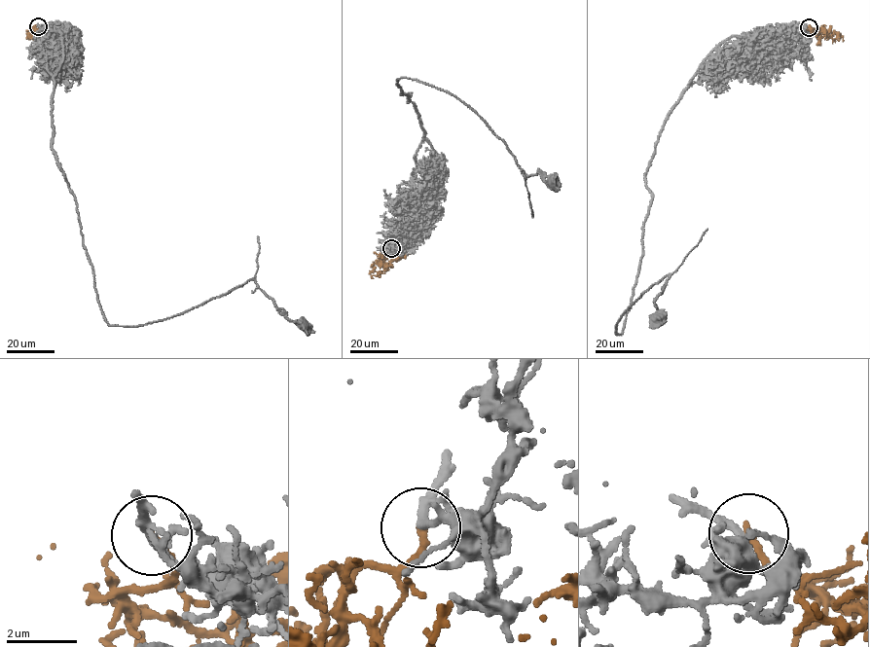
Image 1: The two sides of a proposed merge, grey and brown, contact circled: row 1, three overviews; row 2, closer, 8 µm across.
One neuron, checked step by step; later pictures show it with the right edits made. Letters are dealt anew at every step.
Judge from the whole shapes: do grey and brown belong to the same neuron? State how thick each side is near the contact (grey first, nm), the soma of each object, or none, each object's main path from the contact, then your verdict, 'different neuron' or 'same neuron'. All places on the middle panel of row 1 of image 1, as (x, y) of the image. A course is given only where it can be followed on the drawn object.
180 nm thick on the grey side, 200 nm on the other; cell body of grey at (553, 182); no cell body on brown; grey runs (392, 248), (432, 183), (437, 157), (397, 79), (455, 95), (504, 143), (525, 177), (538, 169), (553, 182); brown runs (392, 248), (373, 264), (380, 274), (380, 270); same neuron

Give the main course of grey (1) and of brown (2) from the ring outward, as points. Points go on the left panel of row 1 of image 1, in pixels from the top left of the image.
1: (38, 26), (60, 34), (52, 150), (75, 197), (104, 320), (169, 318), (253, 279), (303, 325)
2: (38, 26), (37, 33), (33, 32), (28, 37), (38, 35), (42, 44)

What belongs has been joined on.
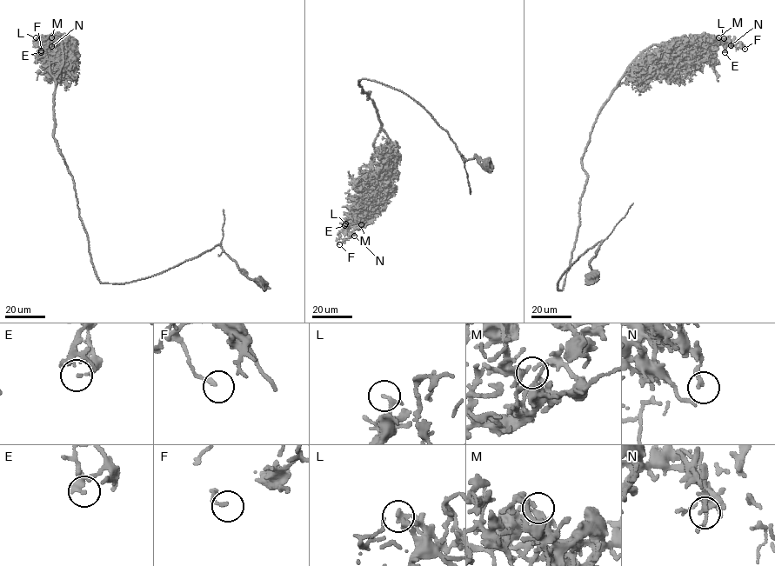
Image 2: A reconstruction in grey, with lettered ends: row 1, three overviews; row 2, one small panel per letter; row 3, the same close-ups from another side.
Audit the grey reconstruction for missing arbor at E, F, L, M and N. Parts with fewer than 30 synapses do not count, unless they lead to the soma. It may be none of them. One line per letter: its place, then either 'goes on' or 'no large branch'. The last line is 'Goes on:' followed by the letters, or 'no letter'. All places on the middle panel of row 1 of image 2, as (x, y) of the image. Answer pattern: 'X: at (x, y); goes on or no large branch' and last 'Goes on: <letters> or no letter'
E: at (344, 225); no large branch
F: at (339, 244); no large branch
L: at (345, 223); no large branch
M: at (361, 224); no large branch
N: at (354, 236); no large branch
Goes on: no letter

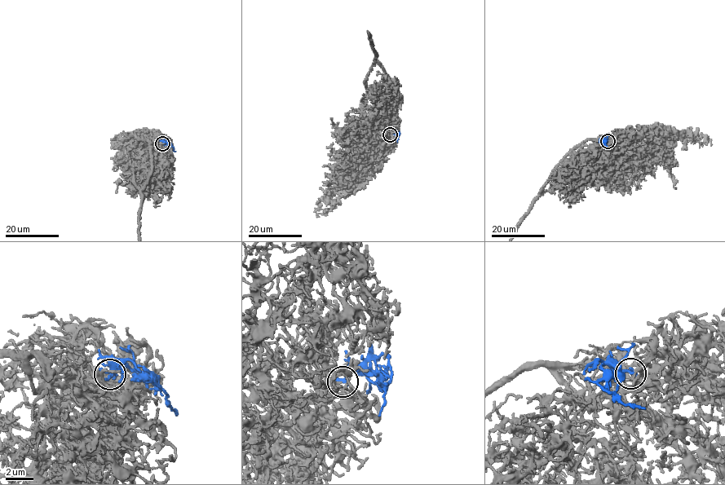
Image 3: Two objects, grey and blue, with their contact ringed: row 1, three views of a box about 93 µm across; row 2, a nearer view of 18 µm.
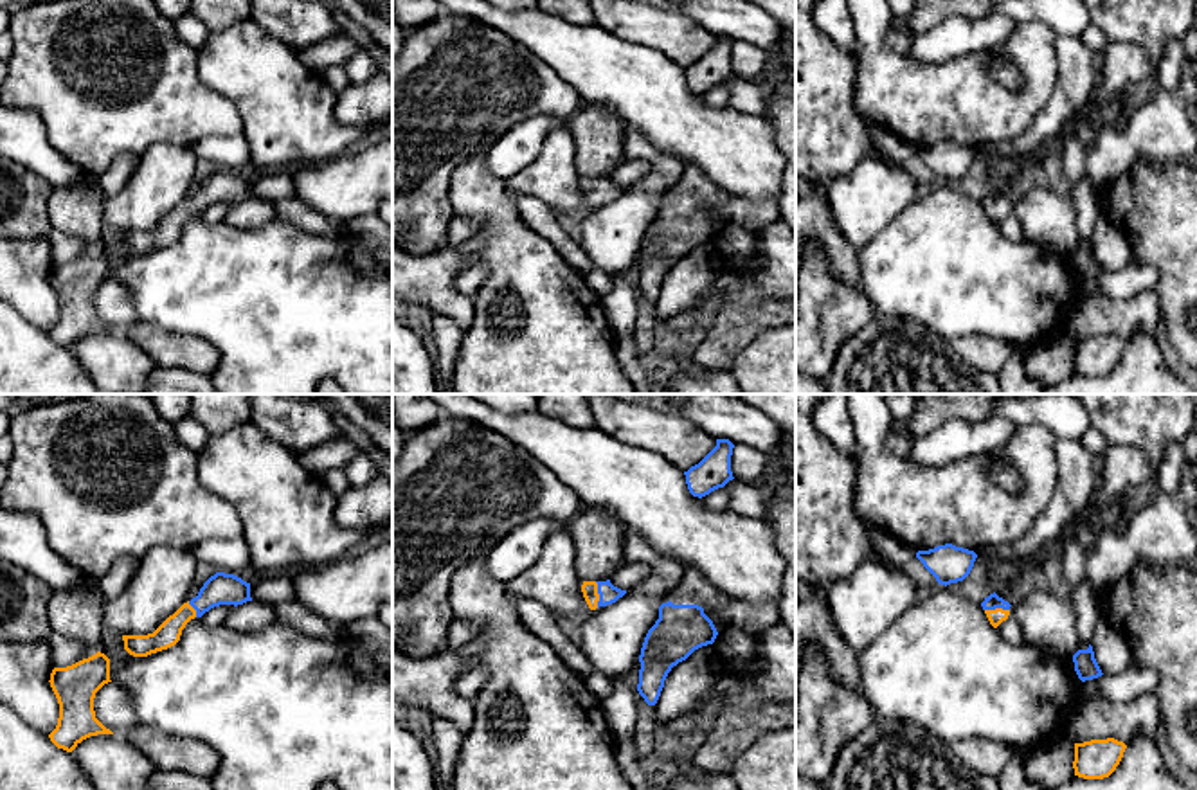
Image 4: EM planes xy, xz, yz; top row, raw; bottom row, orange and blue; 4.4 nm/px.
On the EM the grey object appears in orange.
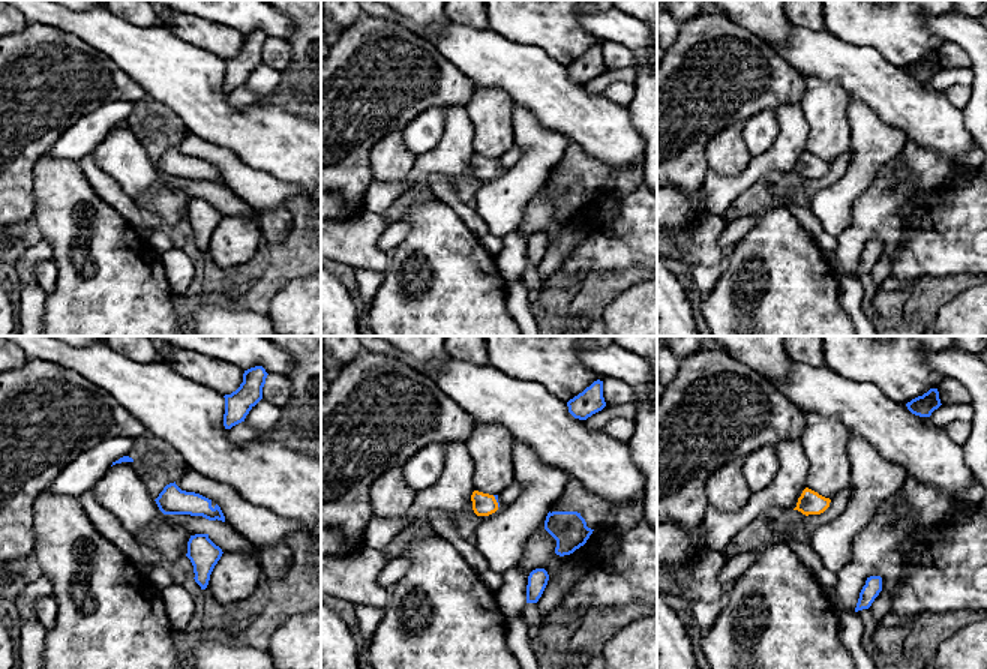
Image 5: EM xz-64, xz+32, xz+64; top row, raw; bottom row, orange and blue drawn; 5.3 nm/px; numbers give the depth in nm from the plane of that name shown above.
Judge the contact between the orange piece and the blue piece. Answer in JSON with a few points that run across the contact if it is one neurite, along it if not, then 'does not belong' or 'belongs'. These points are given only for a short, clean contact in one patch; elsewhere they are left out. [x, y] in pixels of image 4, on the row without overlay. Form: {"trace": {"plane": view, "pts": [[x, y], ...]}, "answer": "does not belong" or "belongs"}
{"trace": {"plane": "xz", "pts": [[589, 186], [598, 191], [609, 191]]}, "answer": "belongs"}

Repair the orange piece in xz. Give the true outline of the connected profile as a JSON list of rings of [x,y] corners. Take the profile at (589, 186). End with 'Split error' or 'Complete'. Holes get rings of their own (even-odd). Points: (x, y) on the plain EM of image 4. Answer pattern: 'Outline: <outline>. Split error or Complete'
Outline: [[[607,176],[607,178],[583,178],[581,189],[583,189],[583,194],[585,194],[590,207],[612,202],[626,191],[626,187],[614,184],[610,180],[610,176]]]. Split error

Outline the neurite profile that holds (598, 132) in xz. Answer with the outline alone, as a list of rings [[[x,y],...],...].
[[[581,101],[569,131],[581,178],[607,178],[623,162],[623,122],[610,106]]]

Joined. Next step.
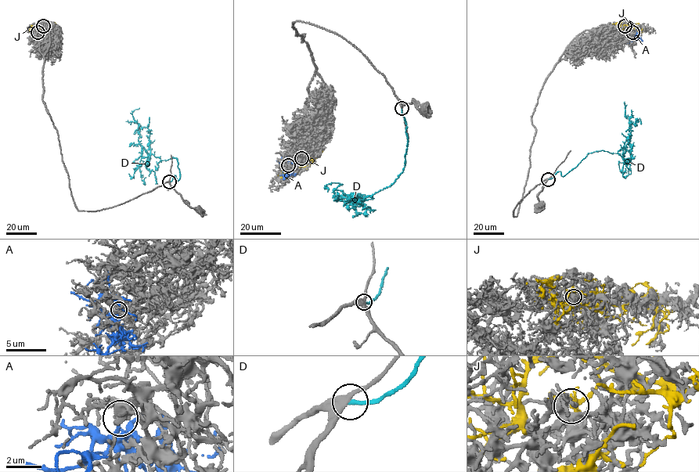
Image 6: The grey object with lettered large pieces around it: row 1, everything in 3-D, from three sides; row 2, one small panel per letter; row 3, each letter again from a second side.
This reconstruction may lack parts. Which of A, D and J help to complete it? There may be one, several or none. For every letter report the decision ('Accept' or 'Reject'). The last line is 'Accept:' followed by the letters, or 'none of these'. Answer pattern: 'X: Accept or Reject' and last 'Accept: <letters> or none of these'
A: Reject
D: Reject
J: Reject
Accept: none of these

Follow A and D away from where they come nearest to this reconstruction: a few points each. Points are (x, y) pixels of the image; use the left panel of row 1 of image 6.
A: (37, 32), (35, 37), (44, 43)
D: (169, 181), (174, 175), (179, 179), (177, 159), (161, 160), (139, 144), (131, 113), (139, 107)

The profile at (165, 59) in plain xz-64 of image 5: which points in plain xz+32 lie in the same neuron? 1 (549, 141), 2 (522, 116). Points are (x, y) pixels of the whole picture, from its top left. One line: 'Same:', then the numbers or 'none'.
Same: none

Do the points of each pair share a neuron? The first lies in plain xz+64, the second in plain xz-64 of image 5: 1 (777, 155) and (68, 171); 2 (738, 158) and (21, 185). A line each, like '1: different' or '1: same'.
1: different
2: different

